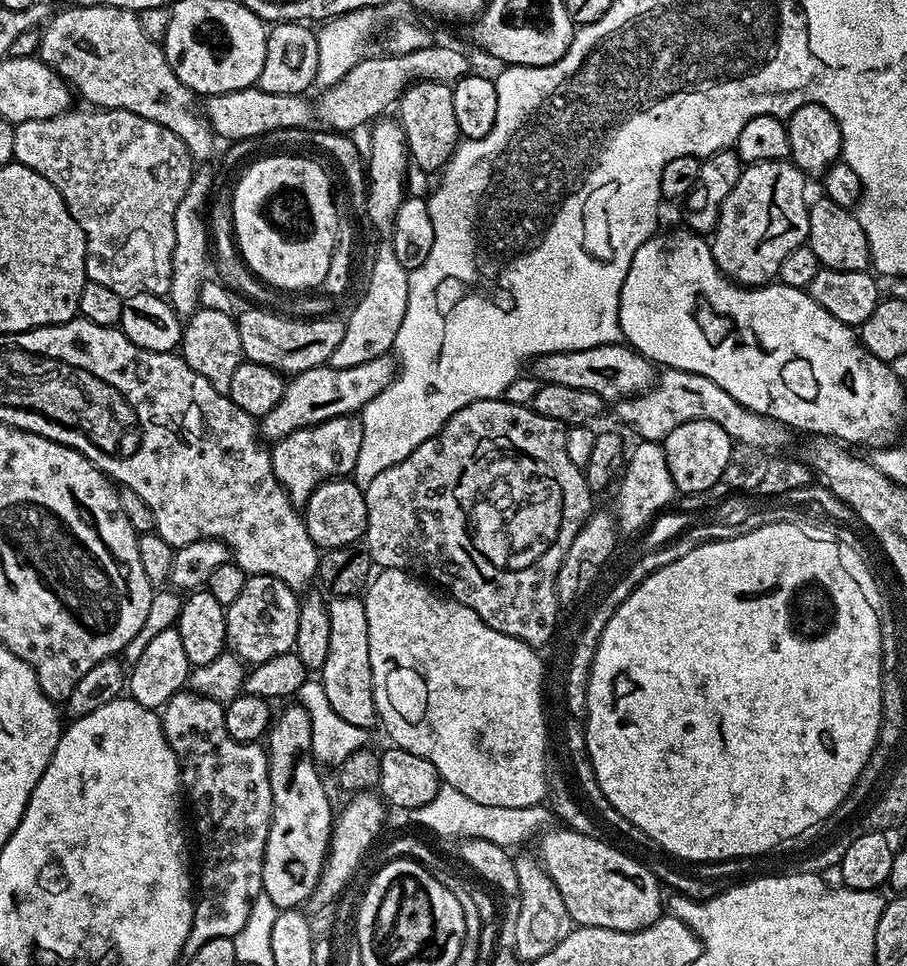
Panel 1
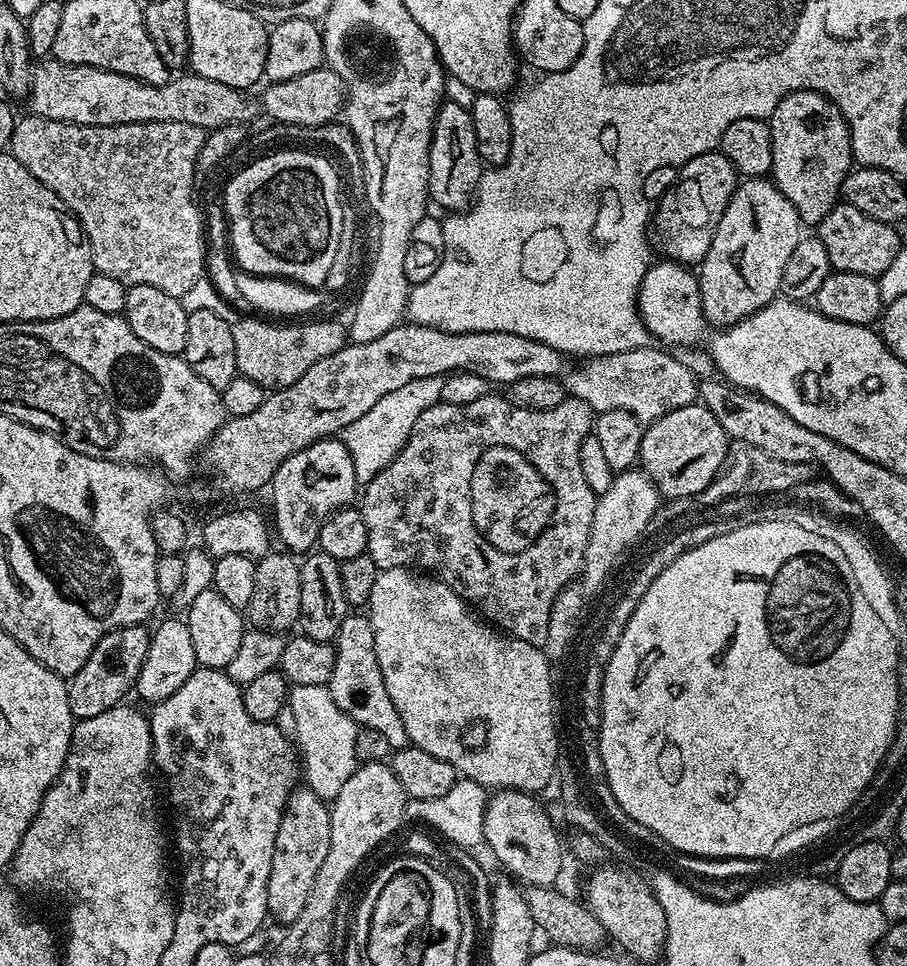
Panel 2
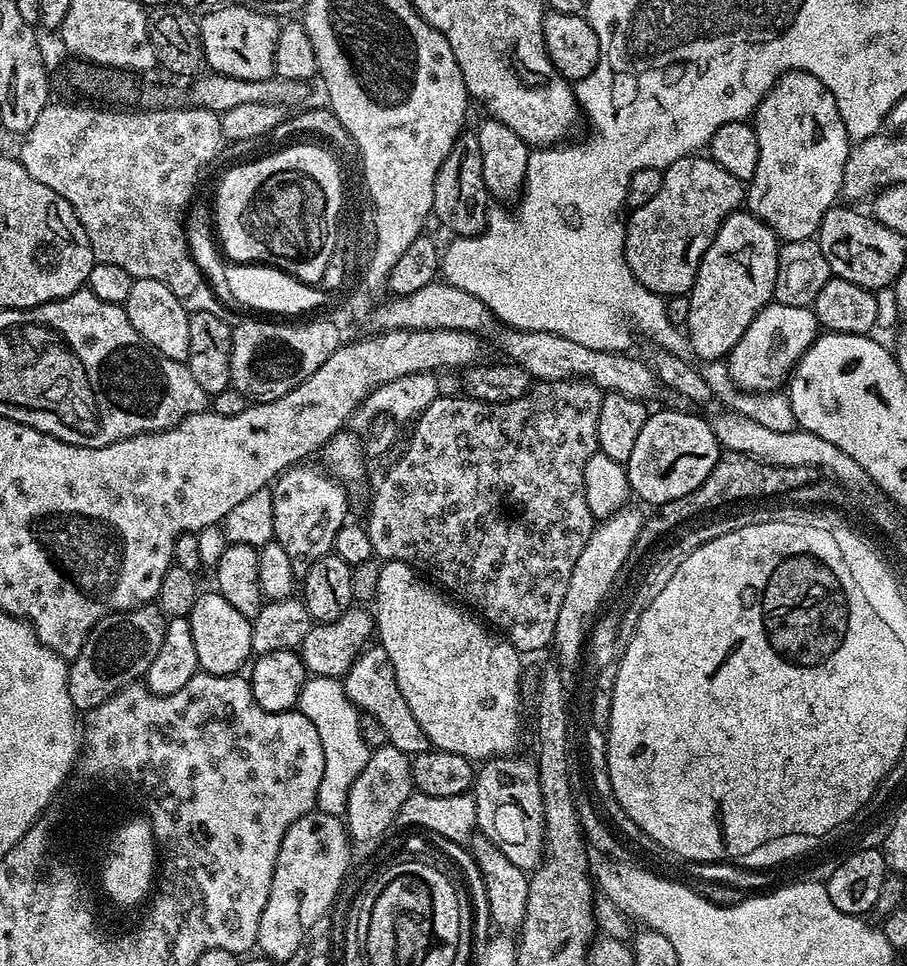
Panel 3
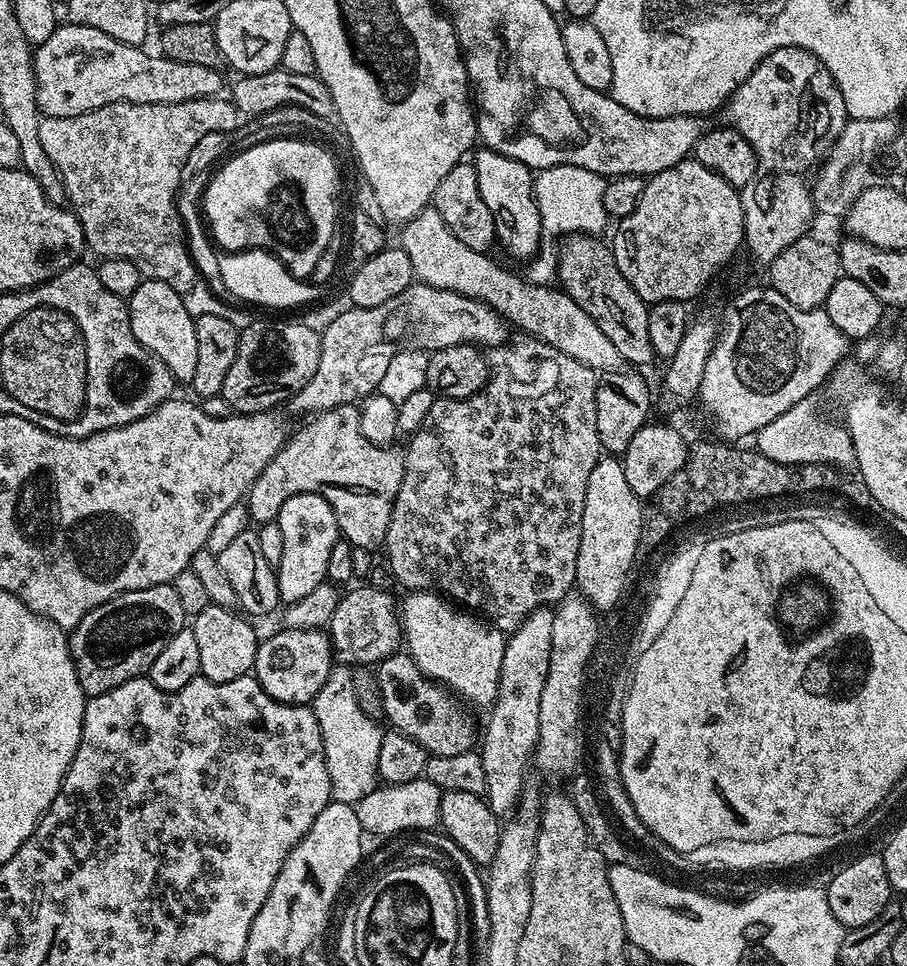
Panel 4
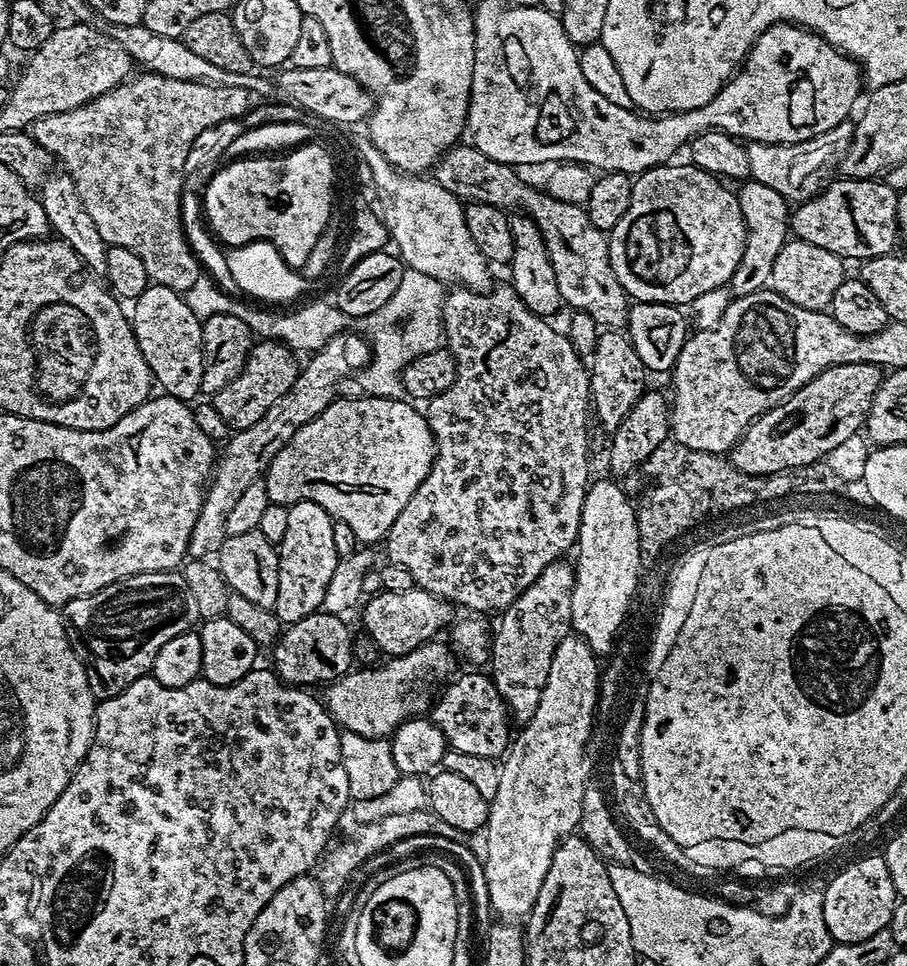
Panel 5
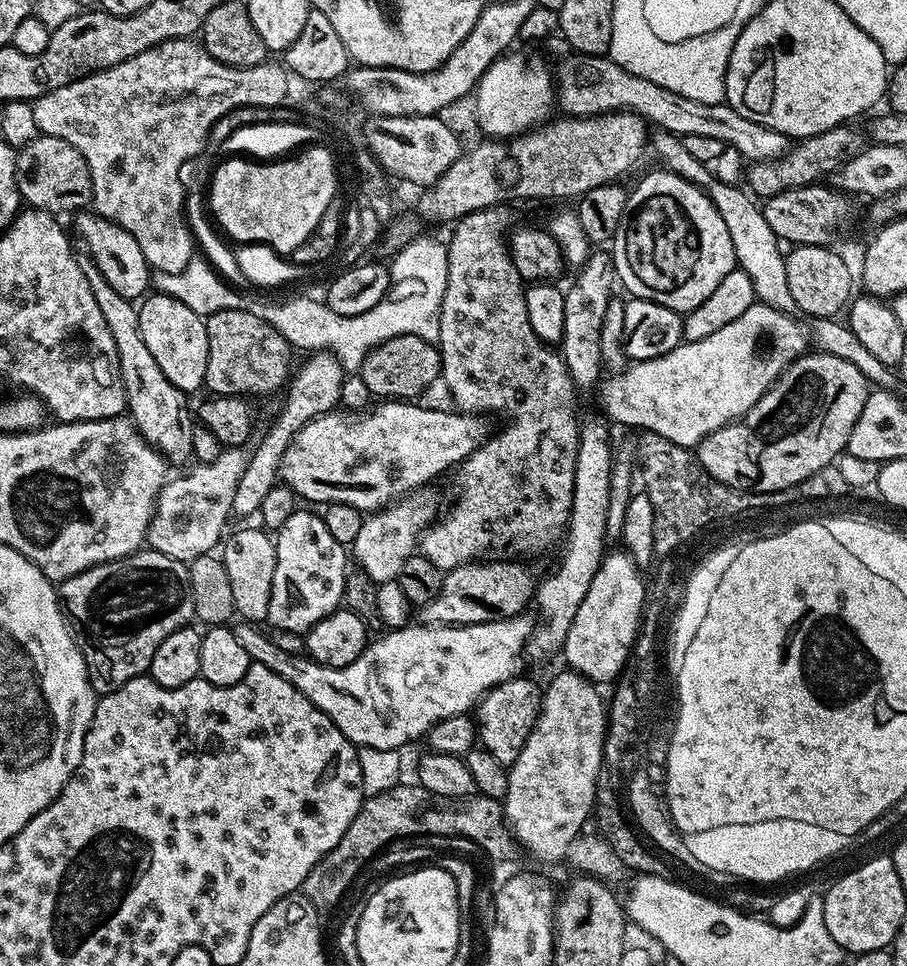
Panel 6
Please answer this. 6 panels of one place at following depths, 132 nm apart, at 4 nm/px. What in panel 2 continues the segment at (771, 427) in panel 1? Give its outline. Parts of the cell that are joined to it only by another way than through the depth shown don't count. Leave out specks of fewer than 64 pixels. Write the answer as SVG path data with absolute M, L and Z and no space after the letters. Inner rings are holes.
M660 346L593 356L577 364L580 364L577 368L569 367L563 373L564 390L571 399L586 402L593 413L624 410L647 426L670 414L670 410L690 406L698 400L697 376L686 370L671 351Z

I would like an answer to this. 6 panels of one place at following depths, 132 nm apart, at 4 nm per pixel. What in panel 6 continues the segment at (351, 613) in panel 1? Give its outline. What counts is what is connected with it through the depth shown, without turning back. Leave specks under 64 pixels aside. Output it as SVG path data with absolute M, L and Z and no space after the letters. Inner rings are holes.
M517 674L511 680L494 686L474 709L474 728L479 743L487 752L494 754L498 762L510 766L518 758L526 738L532 733L536 716L540 713L541 685L527 680L524 674Z

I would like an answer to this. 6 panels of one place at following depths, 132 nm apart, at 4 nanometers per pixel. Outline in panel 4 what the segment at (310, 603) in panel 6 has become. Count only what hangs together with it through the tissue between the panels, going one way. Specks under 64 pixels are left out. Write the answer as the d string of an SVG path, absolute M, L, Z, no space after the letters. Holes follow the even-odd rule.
M299 492L286 498L275 523L279 524L282 530L282 558L280 563L275 565L278 594L284 604L298 602L298 598L310 594L314 586L328 580L326 562L330 562L330 550L334 542L341 539L340 527L330 502L309 492Z

